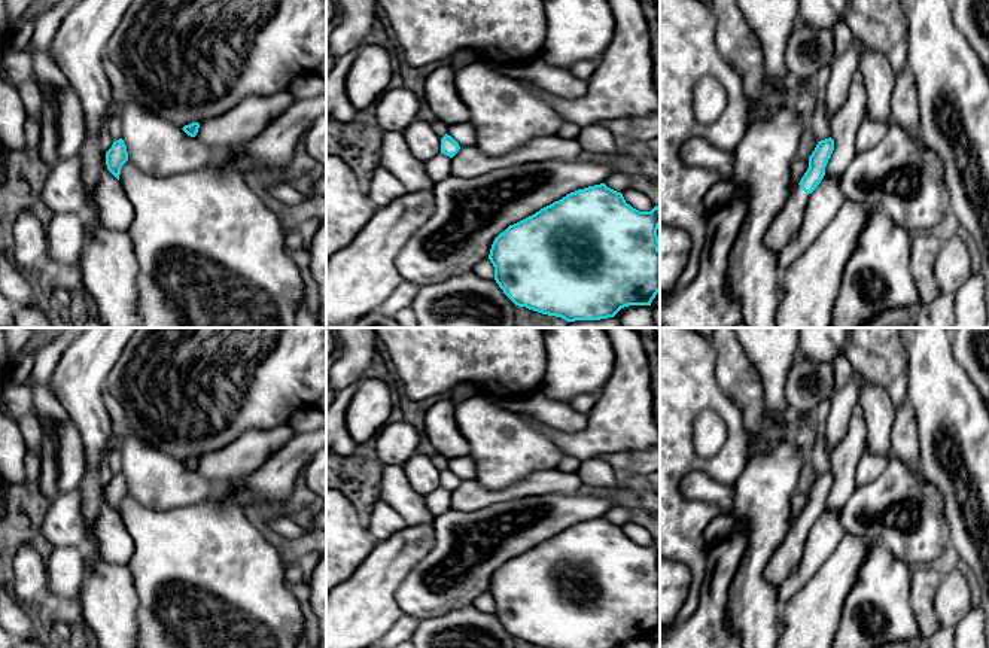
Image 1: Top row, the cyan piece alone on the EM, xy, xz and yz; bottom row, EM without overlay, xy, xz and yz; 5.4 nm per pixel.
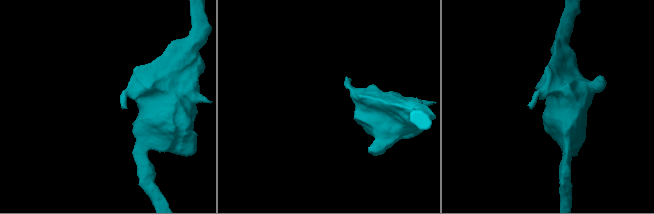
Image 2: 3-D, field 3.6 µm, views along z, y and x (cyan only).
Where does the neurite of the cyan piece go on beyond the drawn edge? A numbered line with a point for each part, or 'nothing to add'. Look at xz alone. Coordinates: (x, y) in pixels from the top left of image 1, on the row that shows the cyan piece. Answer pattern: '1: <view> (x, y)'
1: xz (438, 167)

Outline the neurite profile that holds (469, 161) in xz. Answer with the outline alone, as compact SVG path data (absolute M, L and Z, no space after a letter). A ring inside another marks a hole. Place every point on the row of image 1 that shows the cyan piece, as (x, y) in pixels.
M557 134L536 137L524 146L506 155L486 155L477 144L463 146L451 158L450 176L460 179L472 179L489 171L526 164L526 162L547 162L560 159L570 162L582 152L579 143L572 139L562 139Z

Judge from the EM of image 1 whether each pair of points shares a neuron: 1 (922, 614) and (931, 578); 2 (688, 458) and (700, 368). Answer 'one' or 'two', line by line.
1: one
2: one

